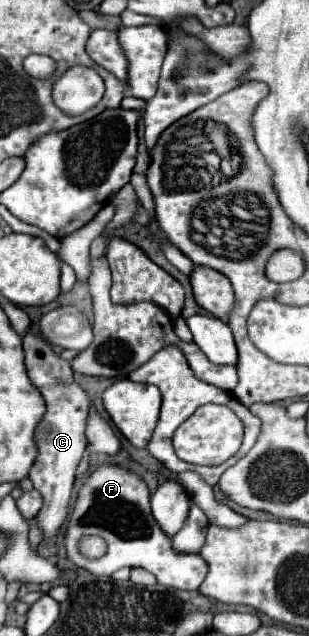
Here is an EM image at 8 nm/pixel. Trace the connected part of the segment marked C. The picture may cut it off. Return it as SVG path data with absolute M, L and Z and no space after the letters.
M36 333L24 335L24 355L26 355L26 369L32 385L40 391L40 395L46 401L46 413L36 425L34 431L34 443L38 449L36 461L30 469L30 479L34 483L34 489L40 491L44 499L44 507L38 513L38 525L44 531L44 539L50 539L56 535L60 525L64 523L68 515L68 503L74 487L74 475L78 469L78 463L86 451L88 439L86 439L86 419L90 411L90 399L86 393L76 385L70 363L60 359L52 347Z

